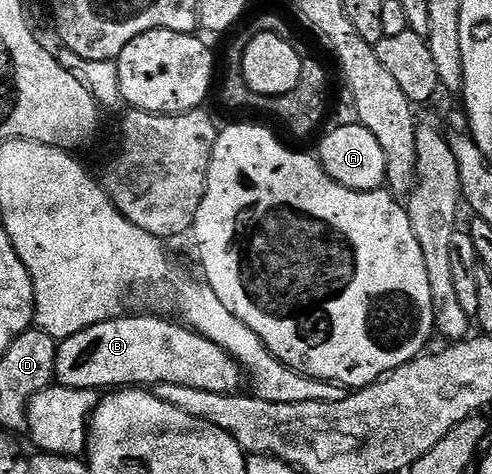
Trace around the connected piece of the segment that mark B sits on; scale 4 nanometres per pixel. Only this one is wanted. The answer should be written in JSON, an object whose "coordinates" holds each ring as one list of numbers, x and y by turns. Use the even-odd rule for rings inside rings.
{"coordinates":[[128,314,119,316,115,320,106,320,100,324,89,326,85,330,81,330,81,334,73,334,69,338,58,341,59,349,57,350,57,358,55,359,55,380,64,388,90,388,92,390,118,390,128,386,154,386,157,384,176,384,177,386,193,386,197,390,209,390,213,394,235,394,240,391,239,388,245,384,245,373,235,359,229,354,225,354,225,350,221,350,221,346,217,346,217,342,213,342,209,338,205,338,200,332,194,331,182,323,174,322,170,324,170,319,164,318,159,314,146,314,147,316,135,316,139,314]]}

